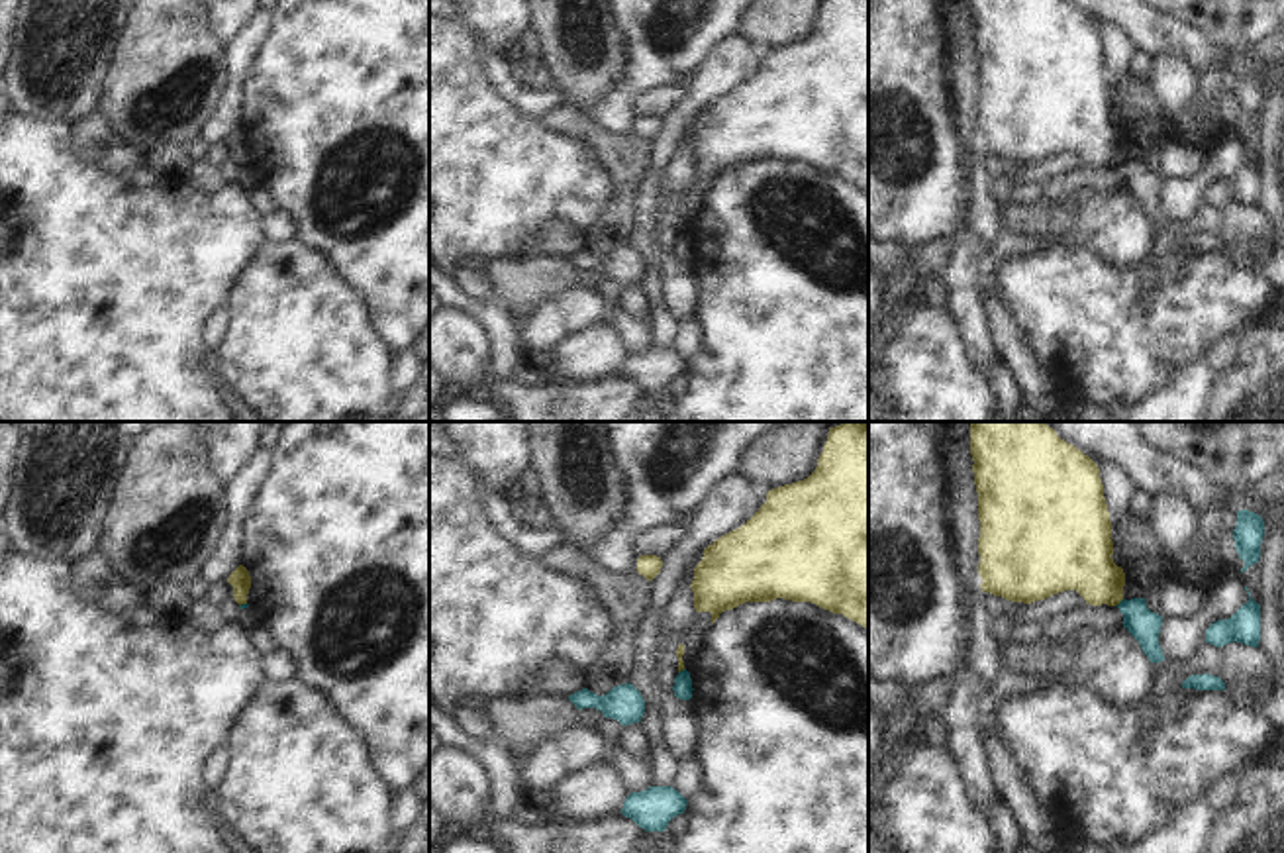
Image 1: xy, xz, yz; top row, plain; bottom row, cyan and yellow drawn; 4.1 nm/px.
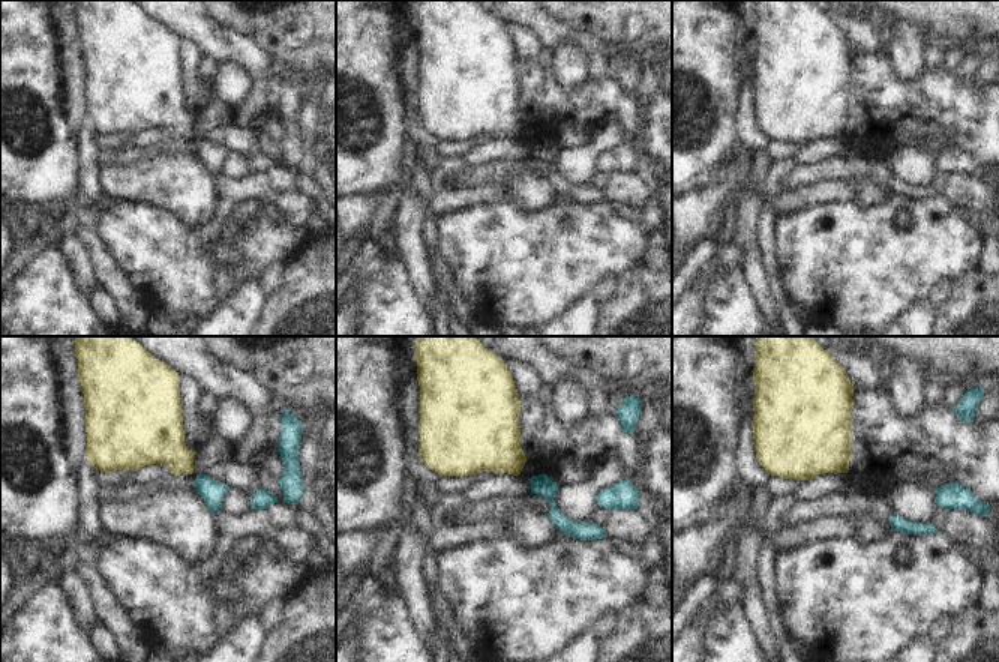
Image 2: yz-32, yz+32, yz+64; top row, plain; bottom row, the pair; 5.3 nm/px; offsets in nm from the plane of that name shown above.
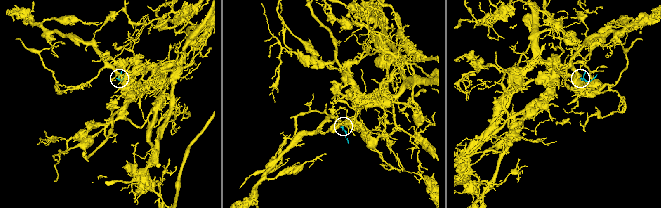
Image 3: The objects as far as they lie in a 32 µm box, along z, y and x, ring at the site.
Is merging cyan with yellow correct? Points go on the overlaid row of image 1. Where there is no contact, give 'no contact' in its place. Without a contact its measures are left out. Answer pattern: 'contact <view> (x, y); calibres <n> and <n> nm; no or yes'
contact yz (1122, 601); calibres 130 and 280 nm; no

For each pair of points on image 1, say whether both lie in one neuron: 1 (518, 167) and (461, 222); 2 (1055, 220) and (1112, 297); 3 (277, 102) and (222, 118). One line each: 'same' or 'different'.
1: same
2: different
3: different

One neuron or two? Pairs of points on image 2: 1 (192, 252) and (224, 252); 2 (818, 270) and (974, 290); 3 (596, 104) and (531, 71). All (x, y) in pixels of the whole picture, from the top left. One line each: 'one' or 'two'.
1: one
2: two
3: one

